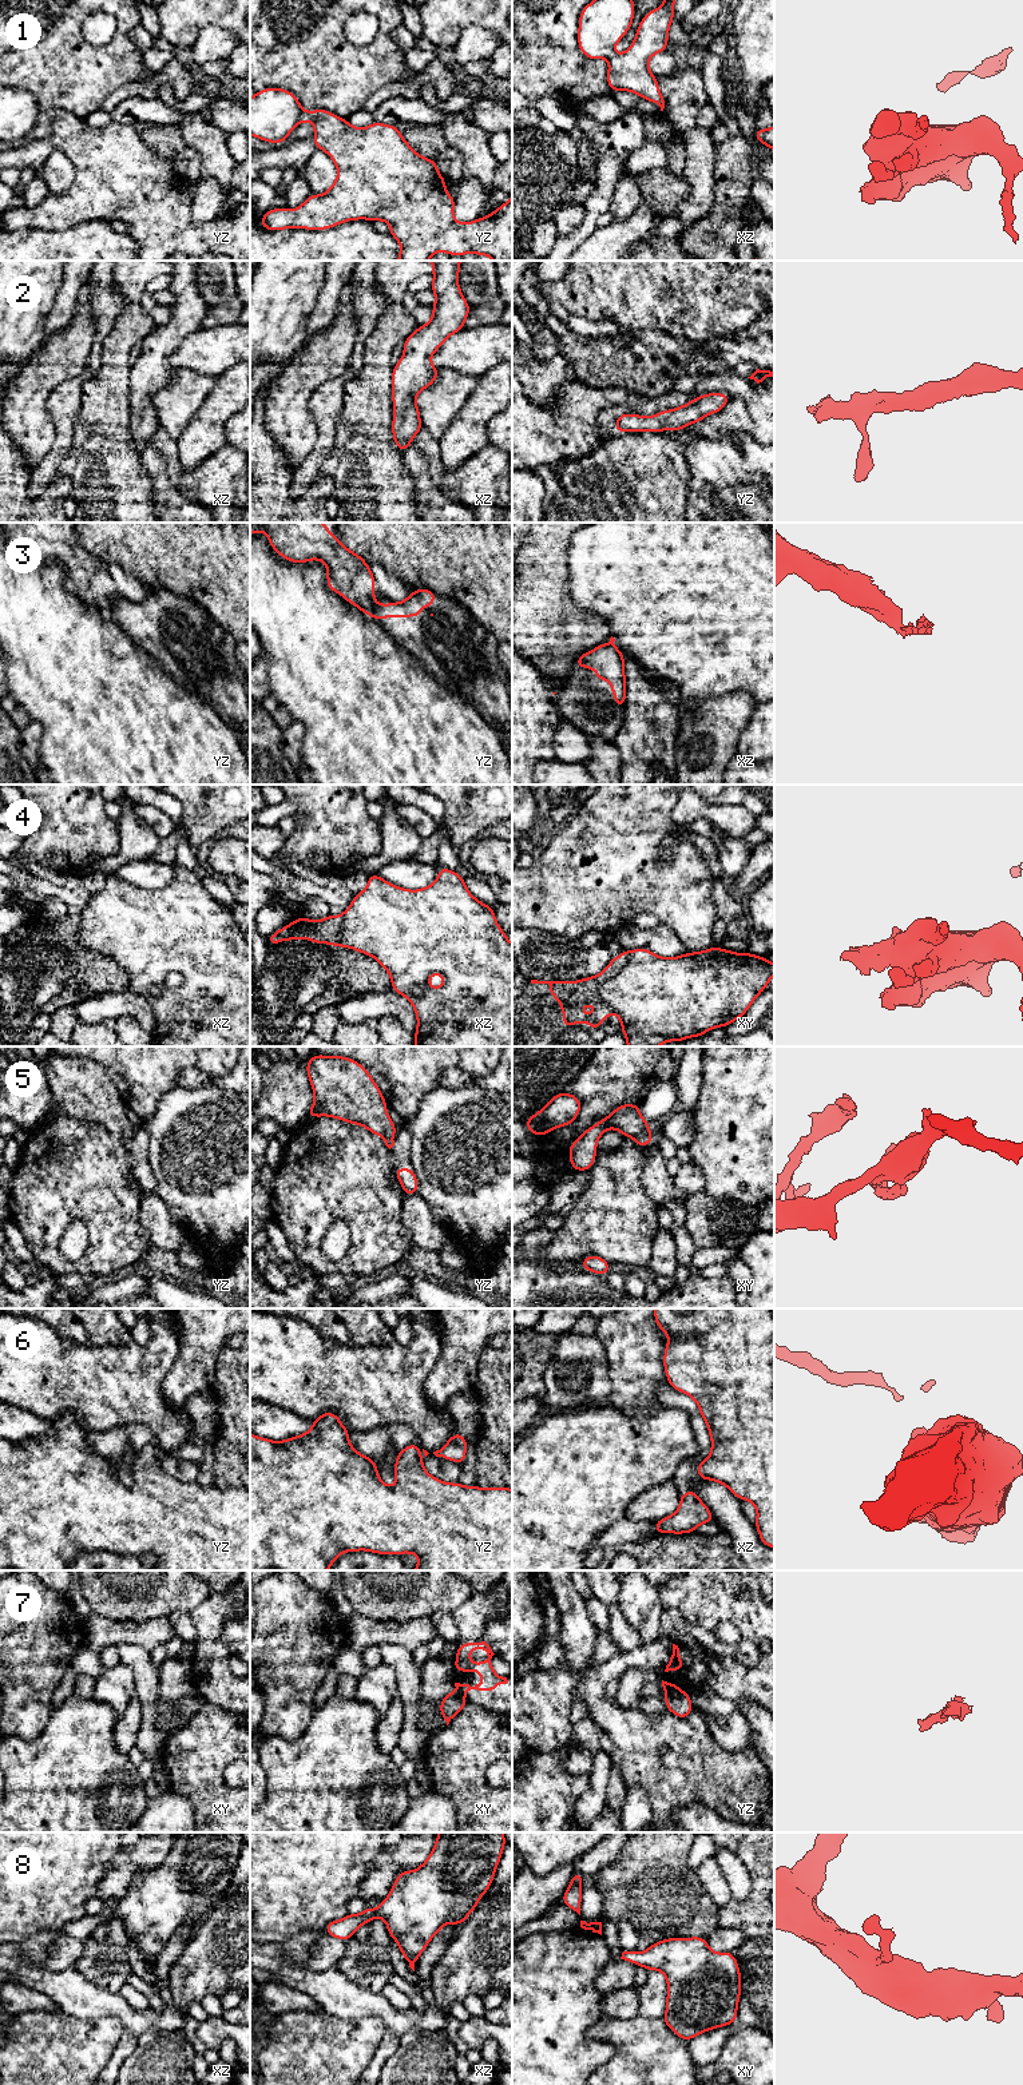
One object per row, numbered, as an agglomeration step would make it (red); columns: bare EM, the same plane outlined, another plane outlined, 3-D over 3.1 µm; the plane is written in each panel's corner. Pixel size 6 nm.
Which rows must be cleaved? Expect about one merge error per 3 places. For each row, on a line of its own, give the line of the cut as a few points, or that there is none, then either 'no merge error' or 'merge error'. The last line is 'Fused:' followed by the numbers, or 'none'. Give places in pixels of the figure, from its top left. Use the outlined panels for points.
1: no cut | no merge error
2: no cut | no merge error
3: yz (375, 603), (369, 614) | merge error
4: xy (631, 950), (625, 965), (598, 988), (599, 997), (611, 1011) | merge error
5: xy (647, 1130), (634, 1138) | merge error
6: yz (416, 1445), (417, 1452) | merge error
7: yz (679, 1690), (665, 1694) | merge error
8: no cut | no merge error
Fused: 3, 4, 5, 6, 7

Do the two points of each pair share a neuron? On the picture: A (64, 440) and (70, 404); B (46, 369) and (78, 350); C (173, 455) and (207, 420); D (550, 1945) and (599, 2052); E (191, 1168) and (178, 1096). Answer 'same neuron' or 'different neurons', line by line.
A: same neuron
B: same neuron
C: different neurons
D: same neuron
E: same neuron

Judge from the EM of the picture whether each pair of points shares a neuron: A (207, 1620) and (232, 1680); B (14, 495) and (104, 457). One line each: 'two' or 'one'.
A: one
B: two

